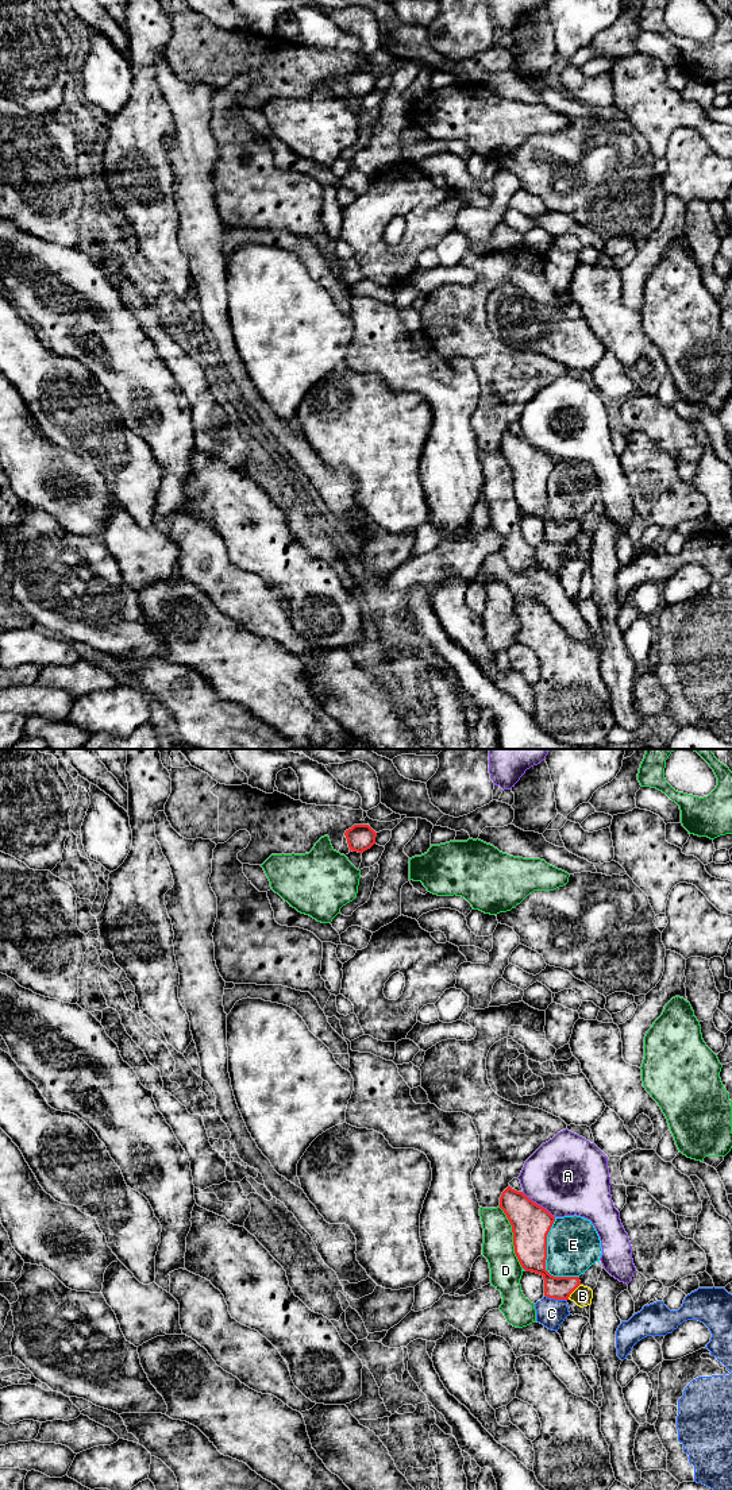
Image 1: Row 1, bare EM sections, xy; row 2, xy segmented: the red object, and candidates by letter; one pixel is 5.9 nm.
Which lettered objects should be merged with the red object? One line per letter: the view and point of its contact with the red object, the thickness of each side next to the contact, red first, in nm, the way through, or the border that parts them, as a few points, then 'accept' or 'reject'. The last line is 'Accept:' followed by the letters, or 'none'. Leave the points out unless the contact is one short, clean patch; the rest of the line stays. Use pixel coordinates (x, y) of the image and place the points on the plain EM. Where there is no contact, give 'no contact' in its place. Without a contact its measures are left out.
A: meets red in xy at (536, 448); 240 nm thick on the red side, 480 nm on the other; reject
B: meets red in xy at (573, 535); 140 nm thick on the red side, 120 nm on the other; border along xy (580, 528), (567, 543); reject
C: meets red in xy at (555, 543); 140 nm thick on the red side, 170 nm on the other; border along xy (544, 539), (566, 545); reject
D: meets red in xy at (513, 481); 240 nm thick on the red side, 190 nm on the other; reject
E: meets red in xy at (546, 502); 240 nm thick on the red side, 320 nm on the other; reject
Accept: none

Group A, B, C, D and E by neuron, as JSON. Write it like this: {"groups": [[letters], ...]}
{"groups": [["A"], ["B"], ["C"], ["D"], ["E"]]}

